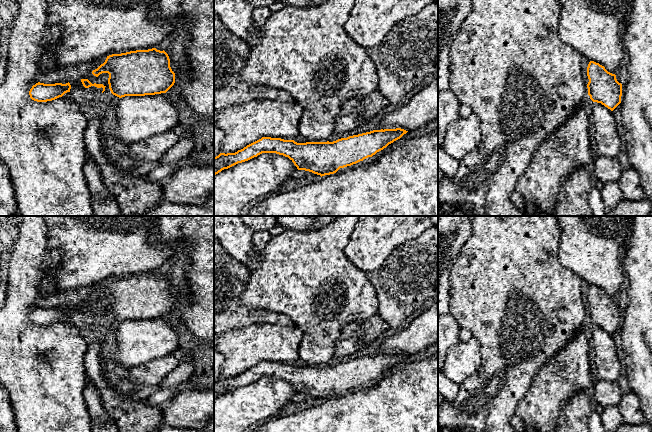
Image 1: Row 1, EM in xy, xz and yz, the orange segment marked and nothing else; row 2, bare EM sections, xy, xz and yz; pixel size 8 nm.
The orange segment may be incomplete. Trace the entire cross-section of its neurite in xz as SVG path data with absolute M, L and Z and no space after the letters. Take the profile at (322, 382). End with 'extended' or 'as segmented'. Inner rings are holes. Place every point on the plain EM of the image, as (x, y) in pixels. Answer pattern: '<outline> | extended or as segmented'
M401 352L381 353L333 366L306 367L262 361L235 377L220 377L214 381L214 400L262 377L276 377L288 381L298 394L309 395L322 401L372 381L407 356Z | as segmented

